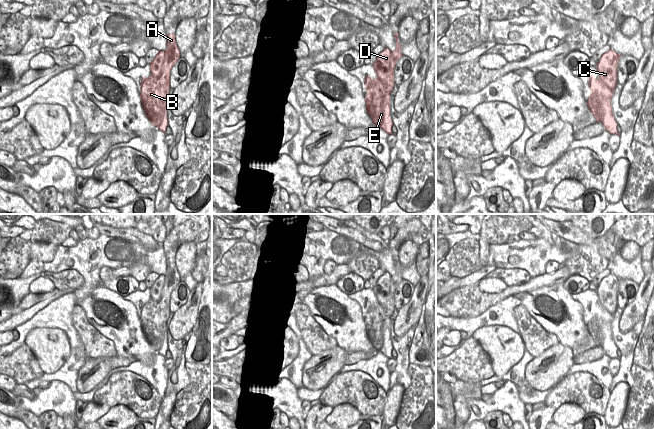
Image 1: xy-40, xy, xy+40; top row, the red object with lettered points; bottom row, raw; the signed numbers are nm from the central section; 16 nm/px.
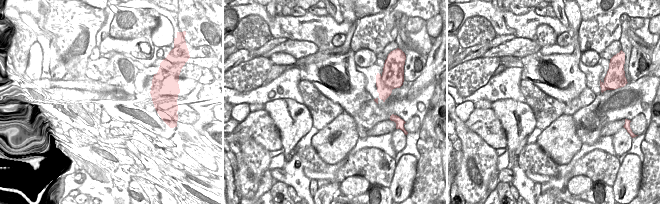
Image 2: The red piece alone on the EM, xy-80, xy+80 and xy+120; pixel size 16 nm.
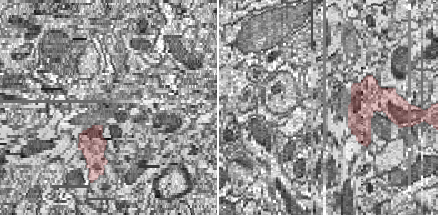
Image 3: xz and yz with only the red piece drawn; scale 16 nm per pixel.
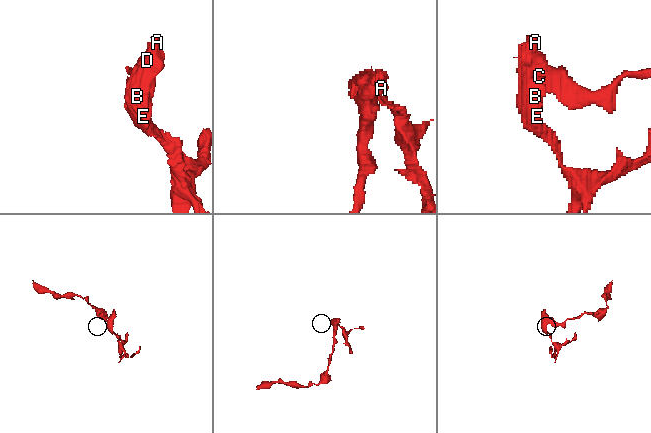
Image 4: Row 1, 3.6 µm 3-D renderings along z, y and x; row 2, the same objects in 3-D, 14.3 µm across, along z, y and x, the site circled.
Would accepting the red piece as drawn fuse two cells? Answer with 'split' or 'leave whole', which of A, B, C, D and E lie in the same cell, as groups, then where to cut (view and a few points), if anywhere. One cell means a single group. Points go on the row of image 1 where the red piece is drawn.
split | A B E / C D | xy (392, 52), (388, 76), (382, 81)

